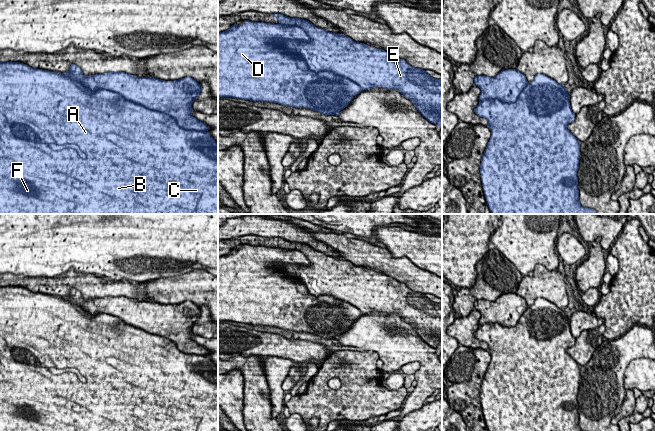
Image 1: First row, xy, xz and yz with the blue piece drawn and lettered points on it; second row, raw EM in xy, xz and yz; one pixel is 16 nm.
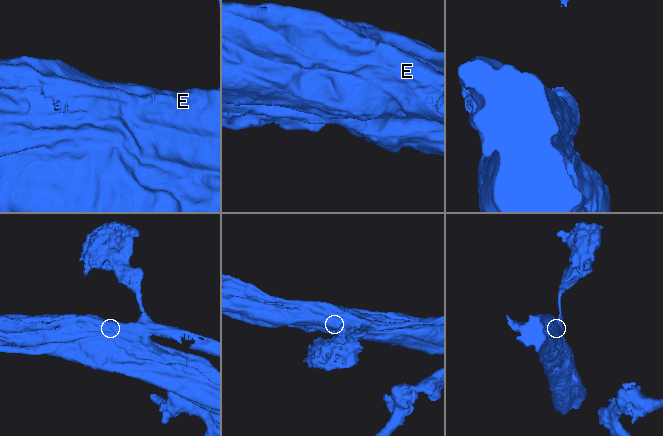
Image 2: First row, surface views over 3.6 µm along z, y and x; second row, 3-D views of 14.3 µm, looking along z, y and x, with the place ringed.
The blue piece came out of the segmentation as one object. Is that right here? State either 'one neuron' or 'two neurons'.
two neurons

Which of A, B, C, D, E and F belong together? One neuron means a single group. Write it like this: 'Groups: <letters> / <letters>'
Groups: A B C D F / E

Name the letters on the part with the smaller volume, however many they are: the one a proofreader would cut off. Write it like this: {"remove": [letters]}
{"remove": ["E"]}

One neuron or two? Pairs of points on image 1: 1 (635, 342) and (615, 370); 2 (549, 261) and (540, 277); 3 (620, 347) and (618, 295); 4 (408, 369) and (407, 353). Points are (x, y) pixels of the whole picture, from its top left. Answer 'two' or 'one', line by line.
1: one
2: two
3: two
4: two

